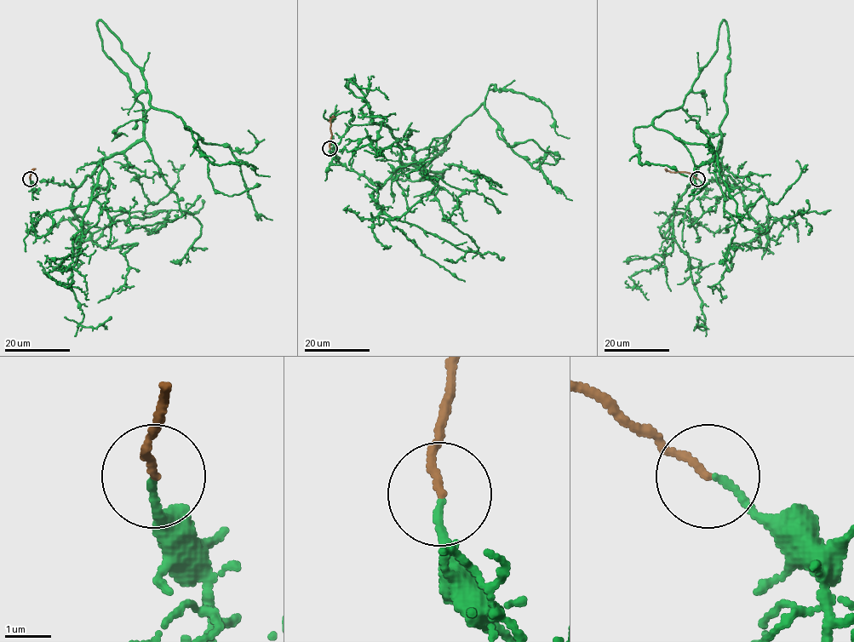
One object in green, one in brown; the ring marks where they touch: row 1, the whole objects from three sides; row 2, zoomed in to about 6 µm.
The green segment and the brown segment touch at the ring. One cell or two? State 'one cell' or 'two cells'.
one cell

